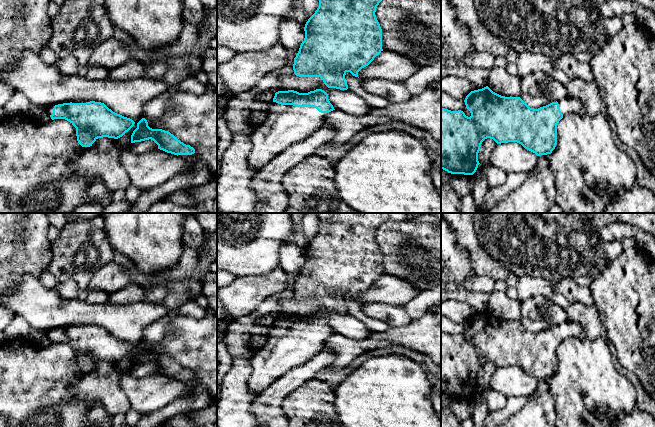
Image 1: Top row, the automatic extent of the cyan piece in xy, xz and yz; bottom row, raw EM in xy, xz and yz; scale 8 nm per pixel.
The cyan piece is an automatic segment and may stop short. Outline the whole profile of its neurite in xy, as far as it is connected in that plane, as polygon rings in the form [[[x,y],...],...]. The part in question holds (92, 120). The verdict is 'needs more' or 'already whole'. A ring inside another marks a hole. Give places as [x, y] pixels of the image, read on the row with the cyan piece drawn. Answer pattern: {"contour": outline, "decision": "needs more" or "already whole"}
{"contour": [[[70,102],[46,107],[51,119],[65,119],[76,128],[77,141],[90,147],[103,137],[118,139],[128,132],[135,122],[113,112],[101,102]]], "decision": "needs more"}

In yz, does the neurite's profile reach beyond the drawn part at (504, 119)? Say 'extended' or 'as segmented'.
extended

